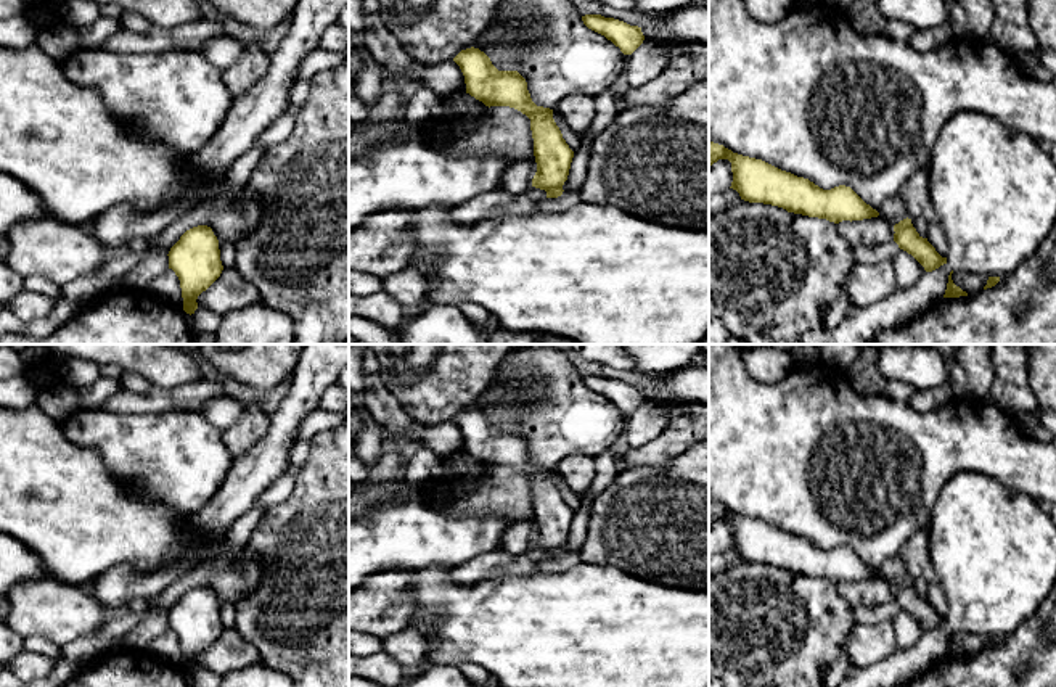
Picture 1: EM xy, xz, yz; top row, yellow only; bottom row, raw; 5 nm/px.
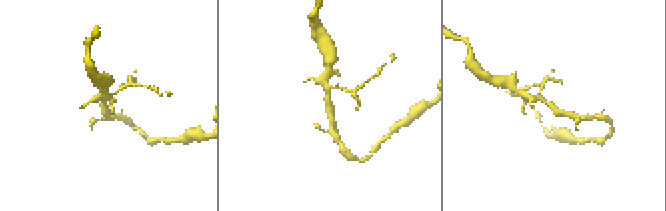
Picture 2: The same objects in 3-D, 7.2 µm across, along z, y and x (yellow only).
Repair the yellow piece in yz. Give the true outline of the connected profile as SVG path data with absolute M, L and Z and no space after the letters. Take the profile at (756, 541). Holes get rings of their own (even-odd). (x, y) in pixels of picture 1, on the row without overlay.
M709 500L709 528L718 520L731 523L731 547L749 563L763 563L788 573L826 579L863 581L879 573L866 565L850 547L839 545L823 550L808 539L781 531L762 520L733 513L723 505Z

